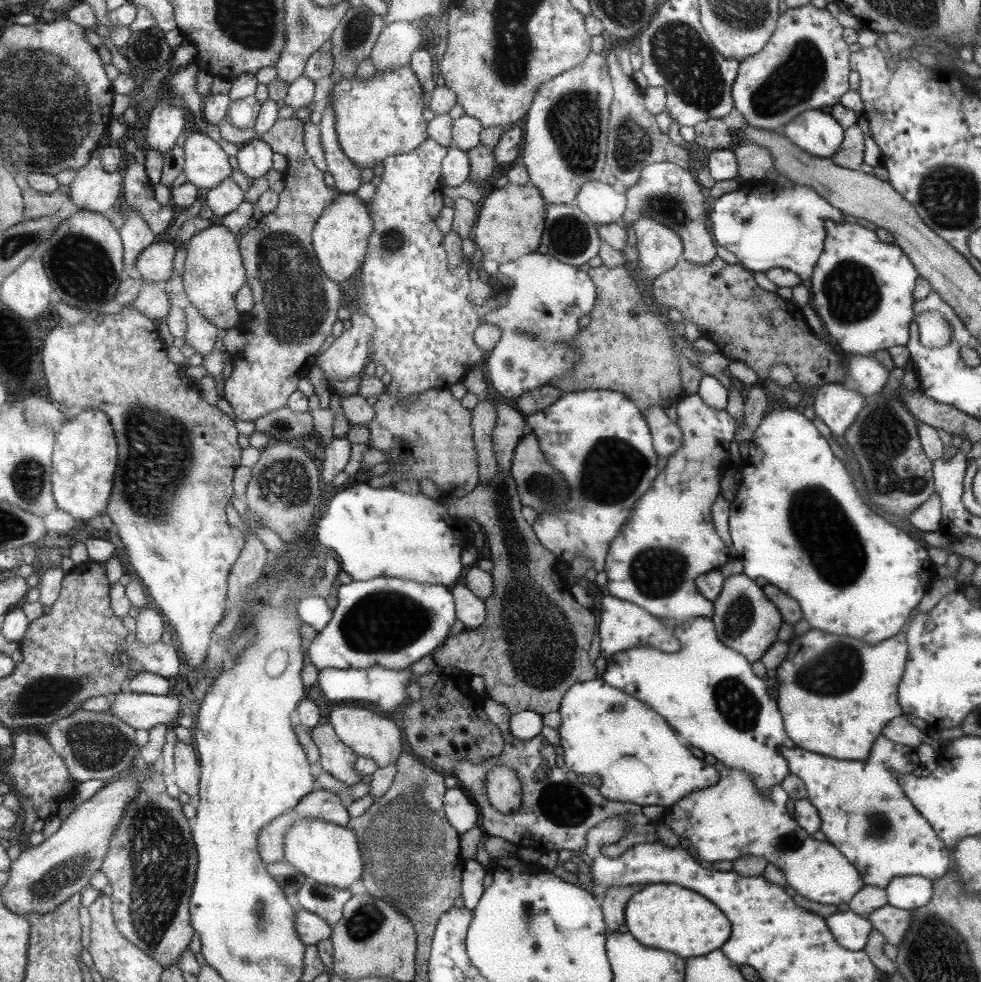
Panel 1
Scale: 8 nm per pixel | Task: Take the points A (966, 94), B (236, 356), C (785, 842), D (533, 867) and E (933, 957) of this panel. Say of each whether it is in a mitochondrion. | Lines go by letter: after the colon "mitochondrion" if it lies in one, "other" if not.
A: other
B: other
C: mitochondrion
D: other
E: mitochondrion

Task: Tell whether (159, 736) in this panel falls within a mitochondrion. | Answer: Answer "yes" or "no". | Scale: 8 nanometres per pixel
no

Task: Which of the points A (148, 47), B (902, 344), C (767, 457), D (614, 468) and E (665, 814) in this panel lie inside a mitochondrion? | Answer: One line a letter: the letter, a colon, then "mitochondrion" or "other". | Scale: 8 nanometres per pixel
A: mitochondrion
B: other
C: other
D: mitochondrion
E: other

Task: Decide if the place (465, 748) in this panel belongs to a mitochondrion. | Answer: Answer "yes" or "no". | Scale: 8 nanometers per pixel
no

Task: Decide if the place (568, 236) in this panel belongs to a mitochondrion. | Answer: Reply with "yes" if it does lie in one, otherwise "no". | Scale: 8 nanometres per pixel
yes

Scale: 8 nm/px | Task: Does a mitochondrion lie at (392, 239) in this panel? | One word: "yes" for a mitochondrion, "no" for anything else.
yes

